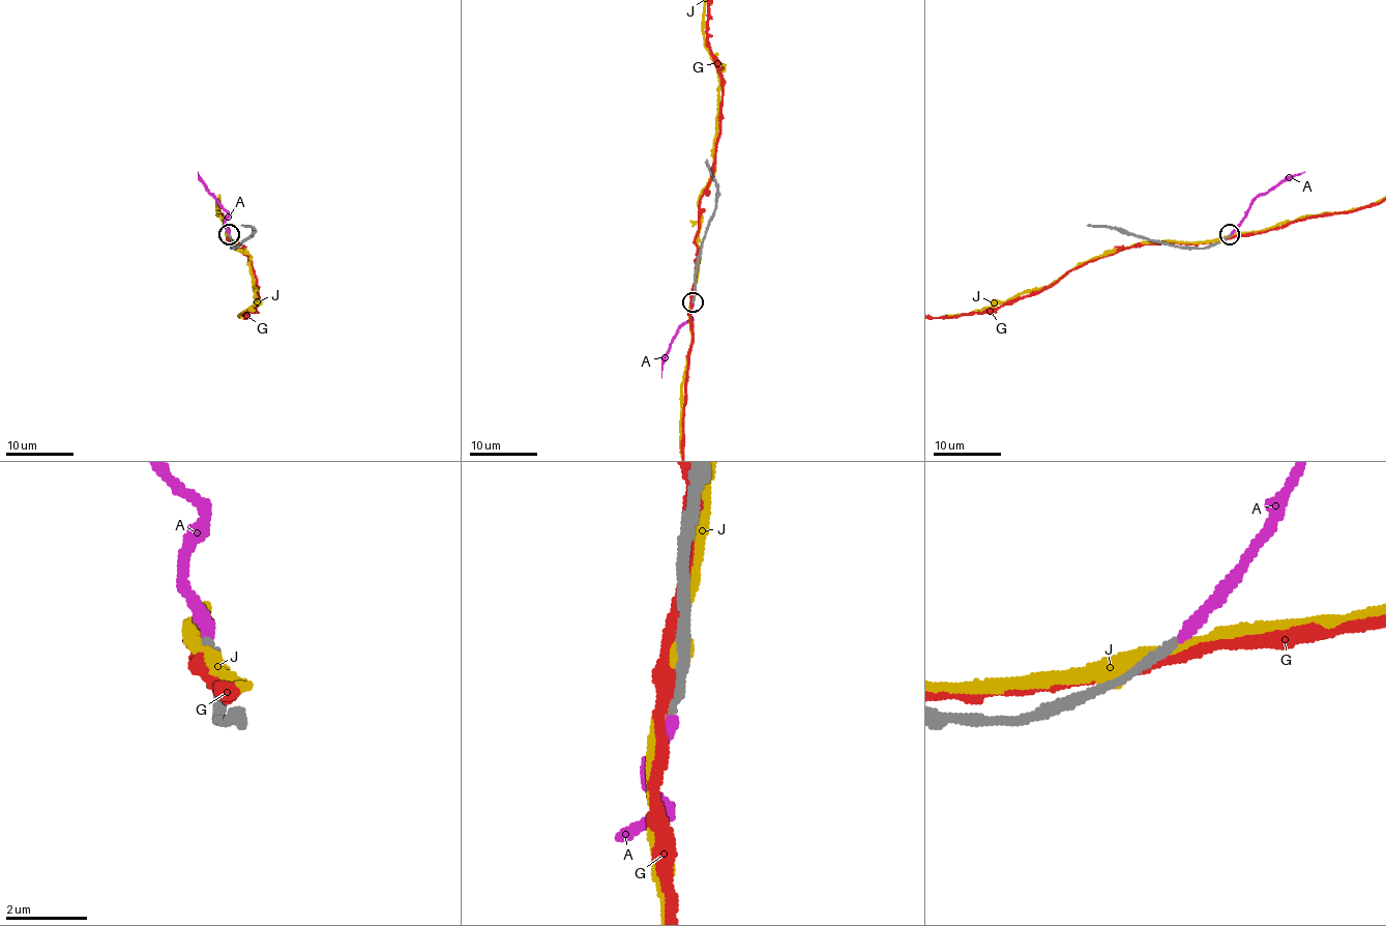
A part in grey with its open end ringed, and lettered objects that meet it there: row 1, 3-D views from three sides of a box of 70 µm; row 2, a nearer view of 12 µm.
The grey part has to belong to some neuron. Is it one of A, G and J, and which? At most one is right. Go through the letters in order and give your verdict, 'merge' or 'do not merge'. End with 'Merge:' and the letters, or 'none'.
A: merge
G: do not merge
J: do not merge
Merge: A

